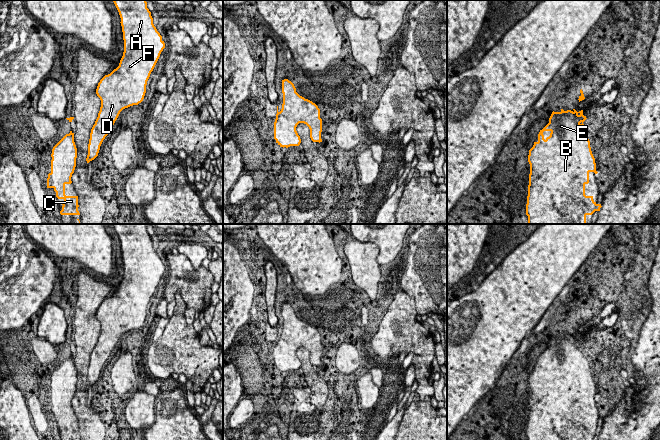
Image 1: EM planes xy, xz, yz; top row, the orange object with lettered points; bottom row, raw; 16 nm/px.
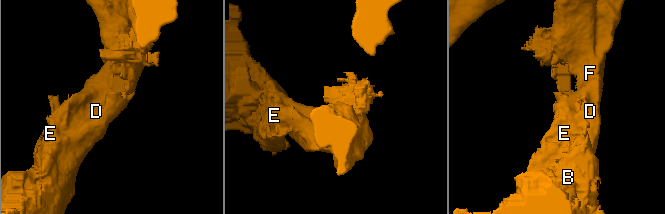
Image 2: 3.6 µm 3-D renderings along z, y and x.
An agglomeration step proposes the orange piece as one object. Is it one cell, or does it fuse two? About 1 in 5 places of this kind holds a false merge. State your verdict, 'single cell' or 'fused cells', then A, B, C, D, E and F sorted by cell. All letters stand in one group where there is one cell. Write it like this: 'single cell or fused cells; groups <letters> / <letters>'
single cell; groups A B C D E F

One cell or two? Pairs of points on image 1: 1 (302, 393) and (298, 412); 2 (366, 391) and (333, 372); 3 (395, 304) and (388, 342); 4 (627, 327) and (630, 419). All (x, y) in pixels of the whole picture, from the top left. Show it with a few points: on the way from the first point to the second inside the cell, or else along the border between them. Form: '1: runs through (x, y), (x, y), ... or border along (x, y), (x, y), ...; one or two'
1: runs through (301, 398), (301, 407); one
2: border along (358, 378), (356, 387); two
3: runs through (395, 313), (393, 333); one
4: runs through (645, 350), (645, 396); one

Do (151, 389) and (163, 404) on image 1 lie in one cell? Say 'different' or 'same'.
different

